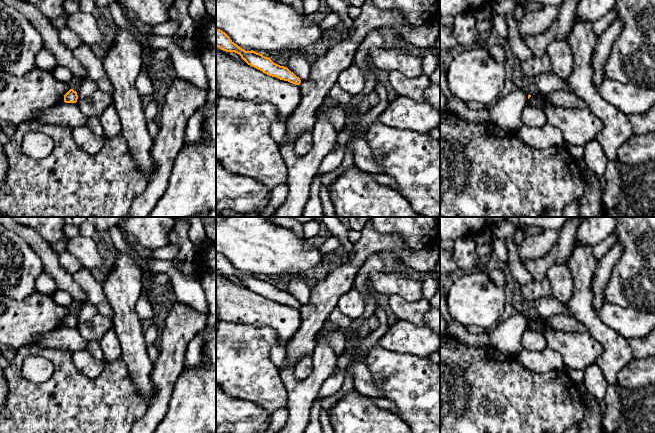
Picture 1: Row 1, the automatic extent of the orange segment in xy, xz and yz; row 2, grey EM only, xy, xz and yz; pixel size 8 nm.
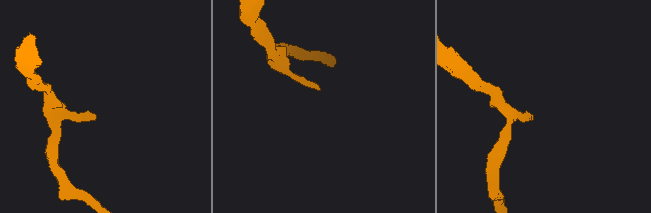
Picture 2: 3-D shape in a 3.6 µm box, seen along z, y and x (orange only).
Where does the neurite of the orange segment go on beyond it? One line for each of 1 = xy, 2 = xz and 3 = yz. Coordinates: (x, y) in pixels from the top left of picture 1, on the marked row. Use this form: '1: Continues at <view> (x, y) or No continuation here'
1: No continuation here
2: No continuation here
3: No continuation here

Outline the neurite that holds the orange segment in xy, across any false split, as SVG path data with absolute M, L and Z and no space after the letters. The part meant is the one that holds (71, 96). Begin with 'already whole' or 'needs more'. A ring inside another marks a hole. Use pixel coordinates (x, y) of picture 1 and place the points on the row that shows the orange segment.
already whole | M70 89L65 95L64 95L64 102L65 103L76 103L78 99L77 92L73 89Z

